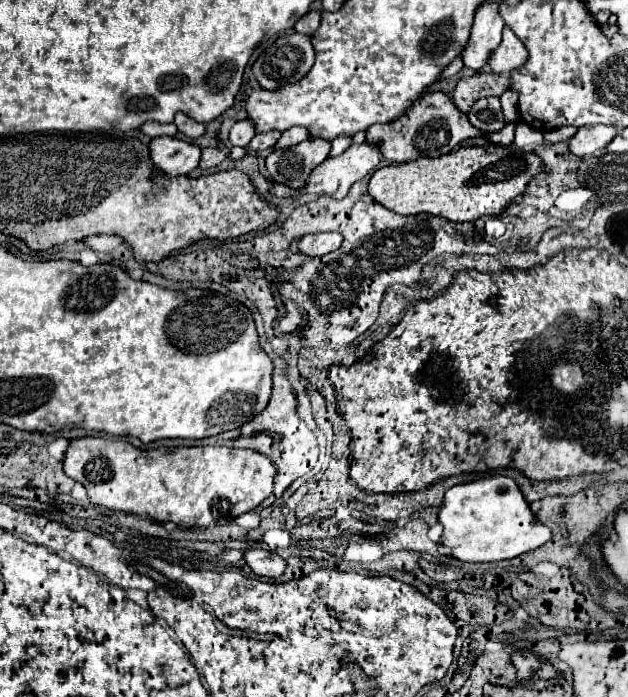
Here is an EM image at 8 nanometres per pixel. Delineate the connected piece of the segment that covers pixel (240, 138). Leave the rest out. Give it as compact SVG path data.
M238 120L230 130L230 144L246 148L250 144L250 140L254 138L254 134L256 134L254 124L250 124L248 120Z

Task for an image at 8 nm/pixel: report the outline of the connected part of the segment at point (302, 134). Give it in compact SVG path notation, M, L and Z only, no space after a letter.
M296 126L296 128L282 132L280 140L276 142L276 148L290 148L302 140L308 140L308 138L310 138L310 132L306 132L306 128L302 128L302 126Z

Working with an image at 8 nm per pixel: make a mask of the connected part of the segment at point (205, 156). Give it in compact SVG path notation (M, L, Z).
M204 148L202 150L202 158L200 158L200 168L214 168L216 164L220 164L226 158L226 154L218 148Z

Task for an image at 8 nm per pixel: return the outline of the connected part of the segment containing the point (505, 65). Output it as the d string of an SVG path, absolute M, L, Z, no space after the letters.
M506 26L504 28L504 36L502 36L502 42L500 46L496 48L496 52L490 54L490 60L488 60L488 68L492 72L512 72L516 68L520 68L528 58L528 52L524 48L524 44L518 40L518 36Z

